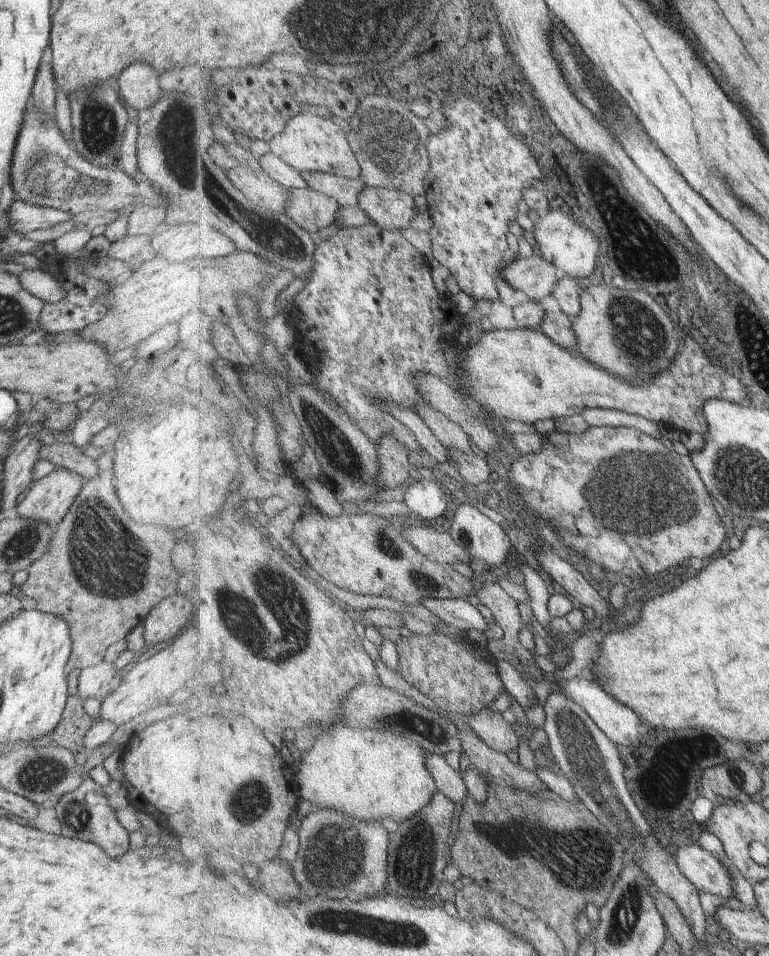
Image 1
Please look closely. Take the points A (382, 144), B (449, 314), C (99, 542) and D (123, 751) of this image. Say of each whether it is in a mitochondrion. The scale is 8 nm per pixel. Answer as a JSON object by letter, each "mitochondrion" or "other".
{"A":"mitochondrion","B":"other","C":"mitochondrion","D":"other"}

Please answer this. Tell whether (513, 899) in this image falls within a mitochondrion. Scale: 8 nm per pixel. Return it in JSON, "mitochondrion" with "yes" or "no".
{"mitochondrion":"no"}

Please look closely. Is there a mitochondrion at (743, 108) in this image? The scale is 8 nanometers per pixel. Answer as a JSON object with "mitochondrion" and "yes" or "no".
{"mitochondrion":"no"}

